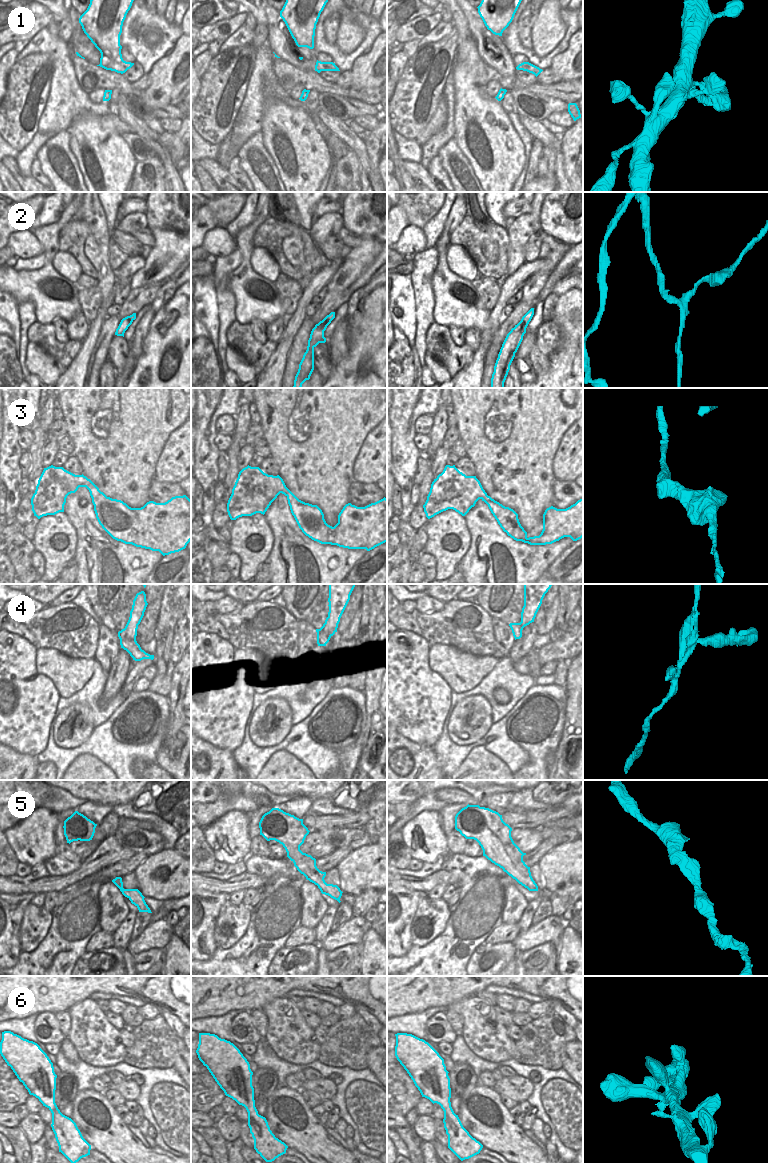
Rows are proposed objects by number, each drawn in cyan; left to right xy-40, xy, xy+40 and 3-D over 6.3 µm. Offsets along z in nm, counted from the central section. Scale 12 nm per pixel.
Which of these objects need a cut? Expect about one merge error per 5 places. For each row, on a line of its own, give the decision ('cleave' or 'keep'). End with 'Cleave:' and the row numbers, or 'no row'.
1: keep
2: cleave
3: keep
4: cleave
5: keep
6: keep
Cleave: 2, 4

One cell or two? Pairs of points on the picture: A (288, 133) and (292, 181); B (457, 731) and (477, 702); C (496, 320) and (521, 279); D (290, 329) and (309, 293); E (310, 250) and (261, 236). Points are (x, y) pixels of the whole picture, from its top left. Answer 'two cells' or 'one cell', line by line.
A: one cell
B: one cell
C: one cell
D: one cell
E: one cell

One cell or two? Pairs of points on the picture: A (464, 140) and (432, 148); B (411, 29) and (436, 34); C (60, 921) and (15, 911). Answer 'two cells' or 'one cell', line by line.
A: two cells
B: two cells
C: two cells

